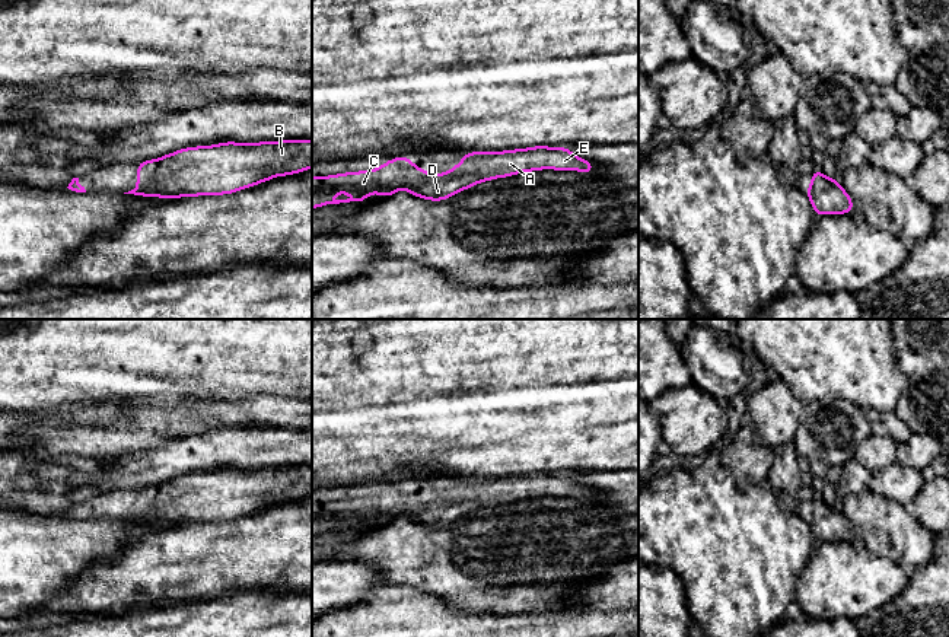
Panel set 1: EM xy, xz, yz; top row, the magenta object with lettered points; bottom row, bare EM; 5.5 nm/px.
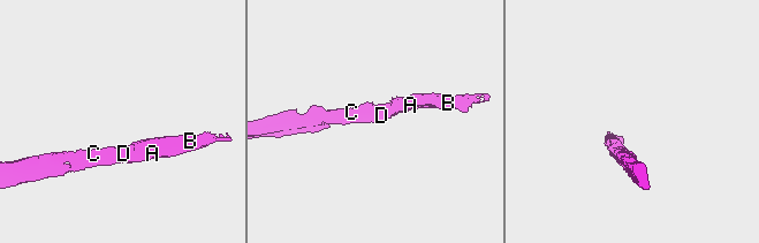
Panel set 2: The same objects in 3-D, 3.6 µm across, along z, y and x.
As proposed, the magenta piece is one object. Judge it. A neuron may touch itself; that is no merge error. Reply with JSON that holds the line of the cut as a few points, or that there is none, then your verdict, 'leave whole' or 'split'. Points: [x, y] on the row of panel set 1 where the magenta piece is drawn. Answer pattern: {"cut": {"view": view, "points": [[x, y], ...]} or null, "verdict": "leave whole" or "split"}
{"cut": null, "verdict": "leave whole"}

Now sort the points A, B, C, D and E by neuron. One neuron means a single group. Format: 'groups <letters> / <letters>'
groups A B C D E

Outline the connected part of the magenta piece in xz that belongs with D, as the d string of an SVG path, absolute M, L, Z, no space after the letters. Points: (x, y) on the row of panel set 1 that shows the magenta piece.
M532 146L464 153L462 160L450 171L429 173L402 155L370 171L312 176L312 208L363 201L372 192L385 198L398 189L407 189L410 195L429 201L445 201L484 181L542 169L592 173L595 165L576 156L569 147Z

